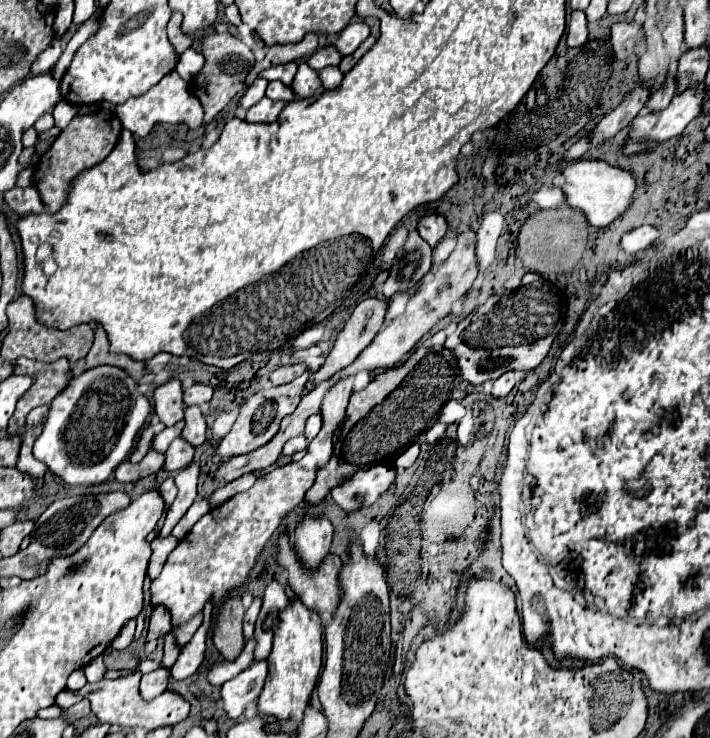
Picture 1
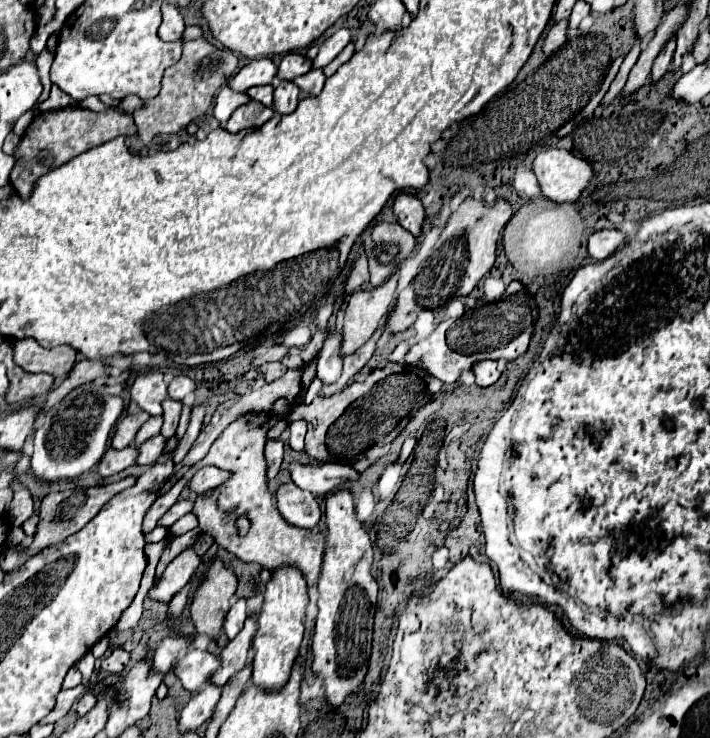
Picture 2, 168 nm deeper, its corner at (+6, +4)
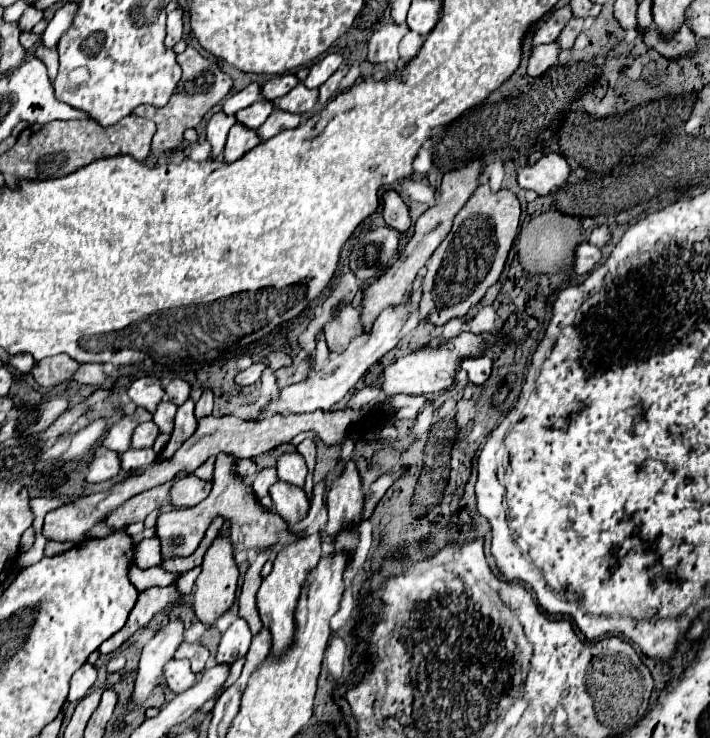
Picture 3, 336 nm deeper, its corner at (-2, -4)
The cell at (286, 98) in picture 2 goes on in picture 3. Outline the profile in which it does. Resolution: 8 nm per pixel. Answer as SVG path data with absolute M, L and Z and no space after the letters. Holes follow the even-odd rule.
M272 110L268 120L258 128L258 138L264 142L264 140L276 136L278 132L282 132L284 128L296 128L298 124L300 124L300 116L298 114L290 114L290 112L282 112L282 110Z

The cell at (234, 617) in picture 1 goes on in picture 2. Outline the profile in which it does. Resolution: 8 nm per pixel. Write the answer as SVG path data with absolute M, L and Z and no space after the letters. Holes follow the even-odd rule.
M216 558L208 572L204 584L194 592L190 604L192 622L198 634L206 634L212 640L220 636L226 612L230 610L230 598L236 594L236 576Z

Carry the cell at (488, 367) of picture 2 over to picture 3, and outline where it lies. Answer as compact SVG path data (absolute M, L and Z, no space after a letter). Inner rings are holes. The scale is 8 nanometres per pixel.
M484 352L478 358L470 358L470 360L462 360L462 370L466 370L468 380L472 384L484 384L490 378L490 370L492 370L492 360L490 356Z

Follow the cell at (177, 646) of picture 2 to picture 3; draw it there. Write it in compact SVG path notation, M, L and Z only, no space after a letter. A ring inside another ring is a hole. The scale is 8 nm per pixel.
M182 642L180 648L176 650L176 656L174 658L188 658L192 662L192 670L198 674L198 672L204 672L204 666L206 666L206 660L208 660L208 648L194 642Z

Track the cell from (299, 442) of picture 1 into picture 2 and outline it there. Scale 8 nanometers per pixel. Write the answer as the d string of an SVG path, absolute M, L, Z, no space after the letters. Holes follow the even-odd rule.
M282 438L270 440L266 444L266 460L268 460L268 478L274 478L280 470L282 464L282 454L284 454L284 442Z

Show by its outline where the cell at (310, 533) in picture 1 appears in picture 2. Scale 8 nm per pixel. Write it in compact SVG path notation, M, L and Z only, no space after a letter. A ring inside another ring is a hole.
M284 484L276 492L276 506L284 520L298 528L316 528L320 522L320 506L316 498L300 490L296 484Z

